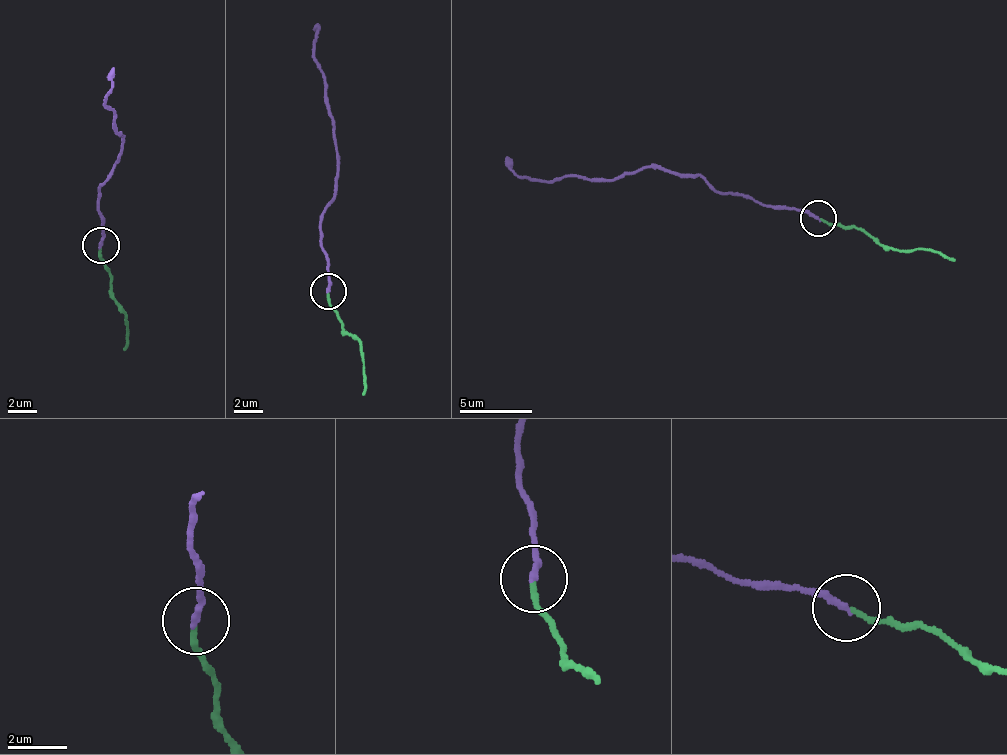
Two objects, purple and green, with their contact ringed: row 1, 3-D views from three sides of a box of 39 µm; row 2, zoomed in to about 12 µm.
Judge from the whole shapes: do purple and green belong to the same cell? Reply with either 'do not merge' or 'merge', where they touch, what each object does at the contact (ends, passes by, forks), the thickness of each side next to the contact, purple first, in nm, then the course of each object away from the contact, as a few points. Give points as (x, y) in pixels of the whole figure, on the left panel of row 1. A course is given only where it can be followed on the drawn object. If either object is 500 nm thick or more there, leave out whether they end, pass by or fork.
merge; place (100, 245); purple ends; green ends; calibres 220 and 190 nm; course purple (101, 246), (100, 186), (116, 163), (123, 133), (117, 133), (108, 93), (113, 67); course green (101, 246), (110, 277), (109, 291), (126, 317), (127, 331), (122, 350)

